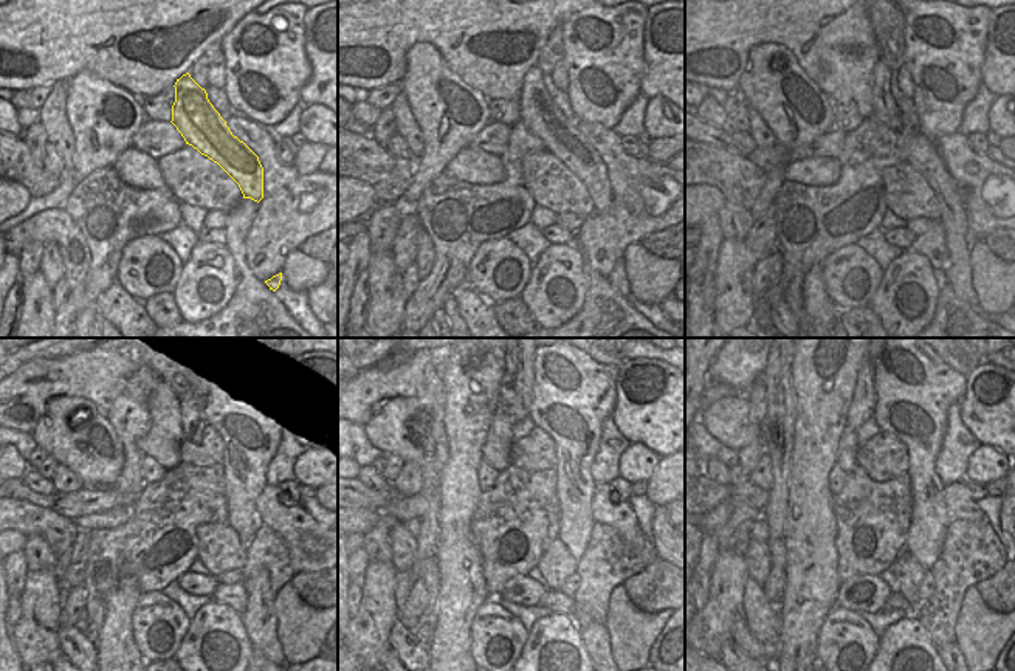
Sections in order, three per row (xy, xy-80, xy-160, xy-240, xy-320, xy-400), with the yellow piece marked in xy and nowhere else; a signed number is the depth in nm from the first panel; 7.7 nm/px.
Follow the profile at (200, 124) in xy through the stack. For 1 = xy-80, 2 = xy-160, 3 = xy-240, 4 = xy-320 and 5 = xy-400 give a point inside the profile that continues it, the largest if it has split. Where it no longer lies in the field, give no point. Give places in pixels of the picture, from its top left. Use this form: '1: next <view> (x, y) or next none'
1: next xy-80 (538, 113)
2: next xy-160 (921, 152)
3: next xy-240 (259, 619)
4: next xy-320 (595, 637)
5: next xy-400 (949, 653)

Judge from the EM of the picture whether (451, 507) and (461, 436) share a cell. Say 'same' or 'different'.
same

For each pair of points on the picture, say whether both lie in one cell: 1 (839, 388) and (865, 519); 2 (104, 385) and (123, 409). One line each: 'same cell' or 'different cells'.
1: different cells
2: different cells

